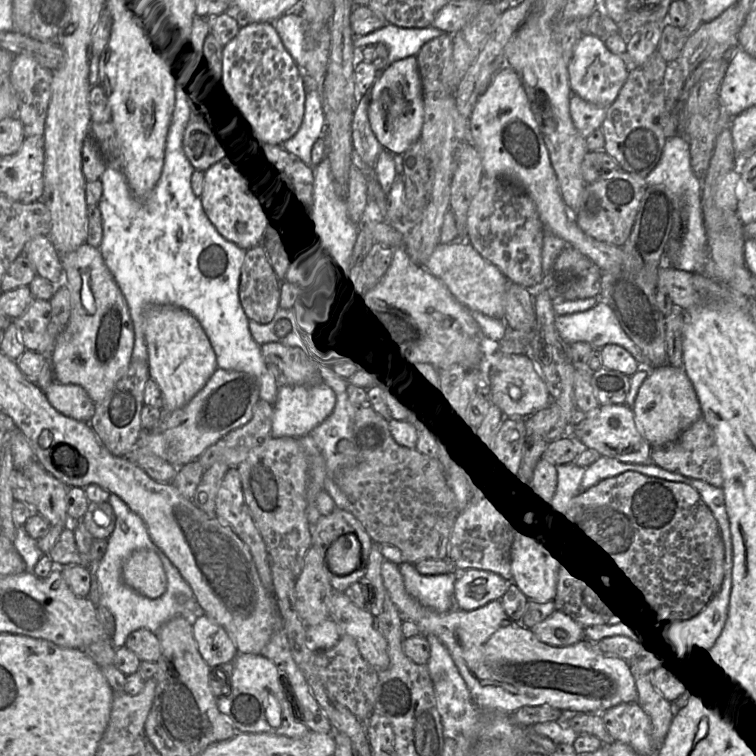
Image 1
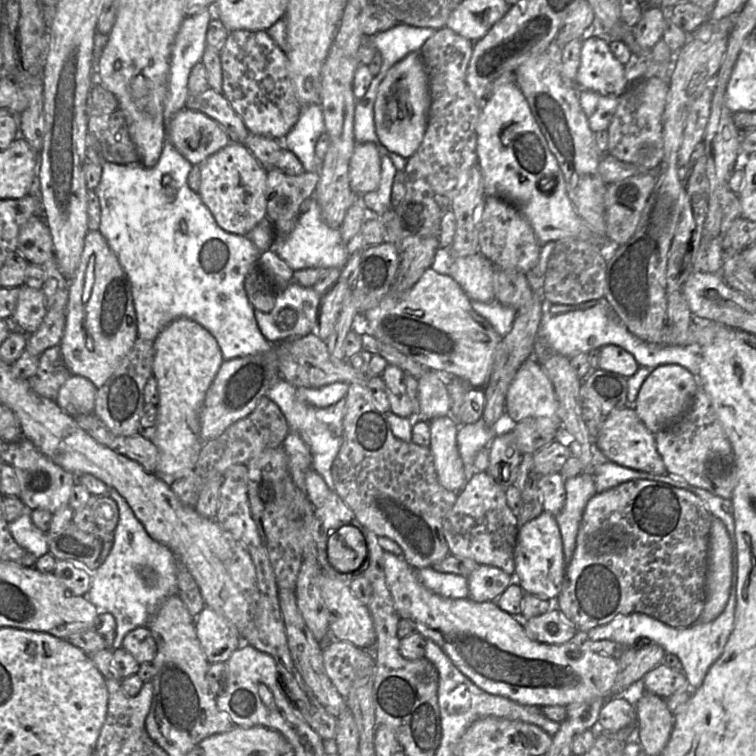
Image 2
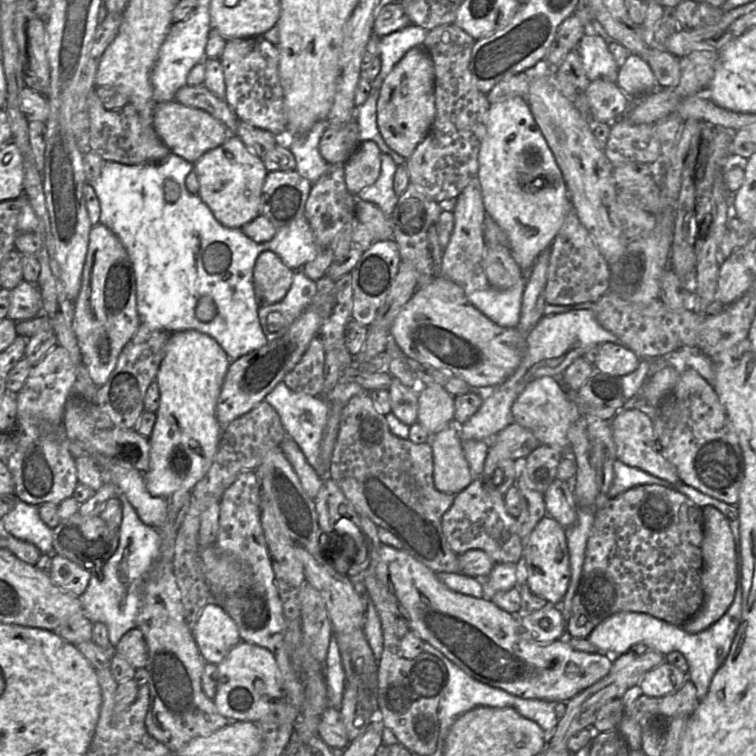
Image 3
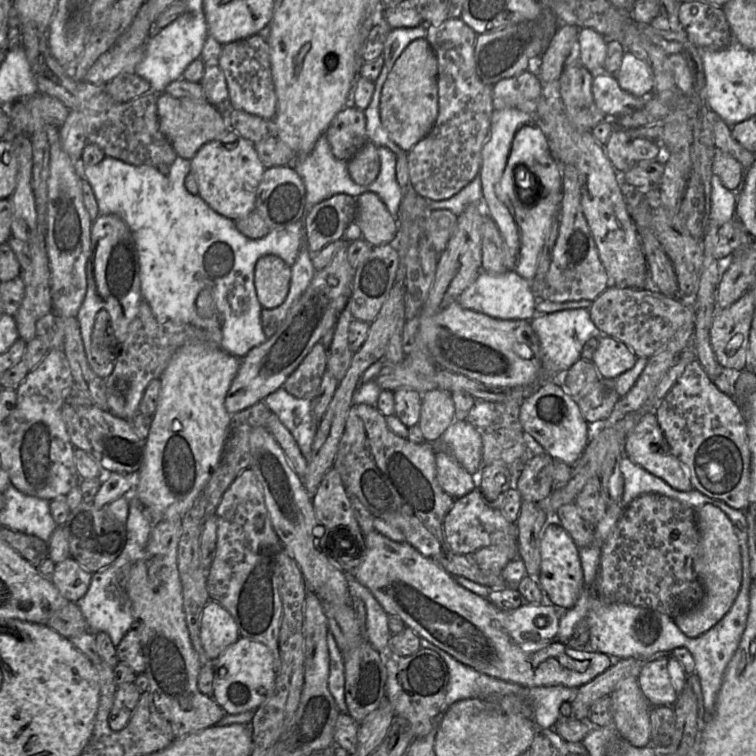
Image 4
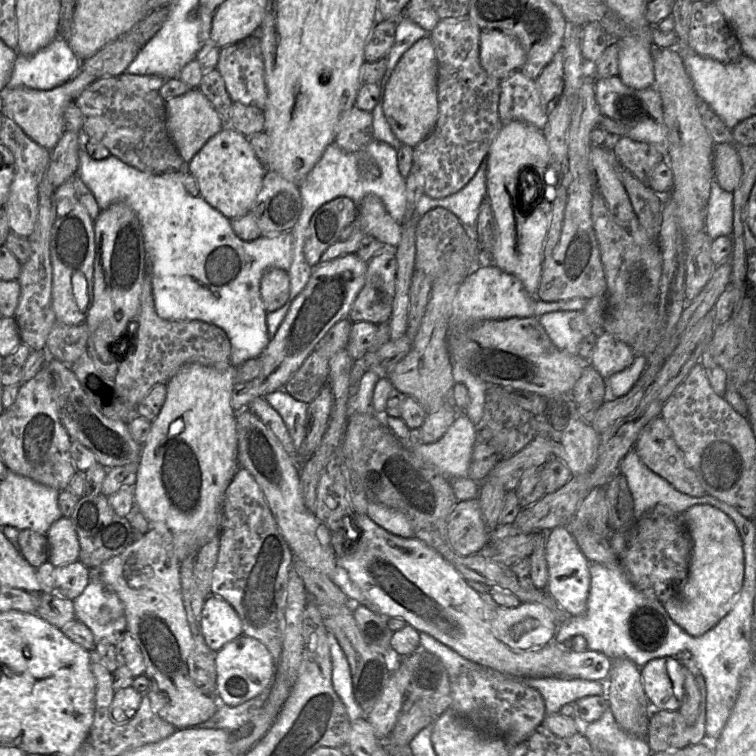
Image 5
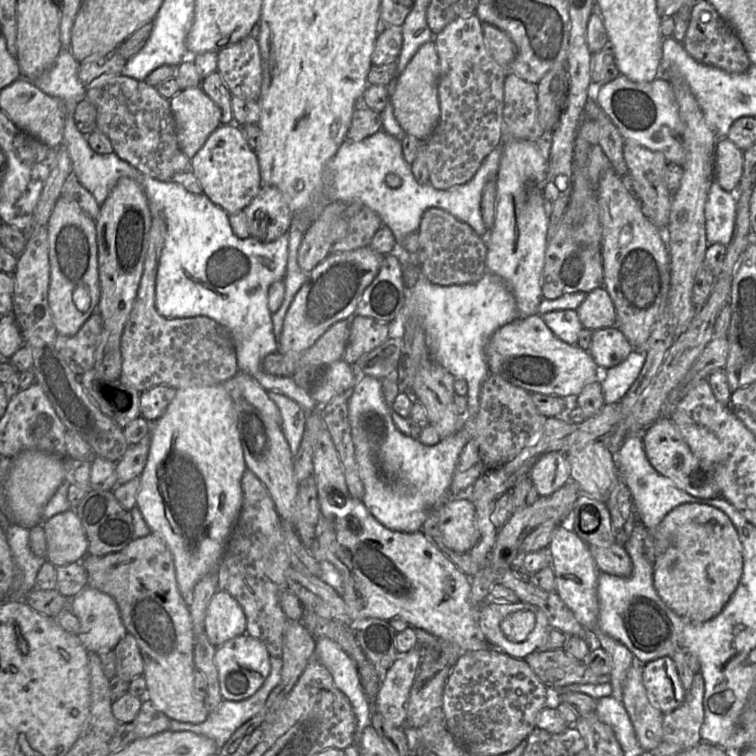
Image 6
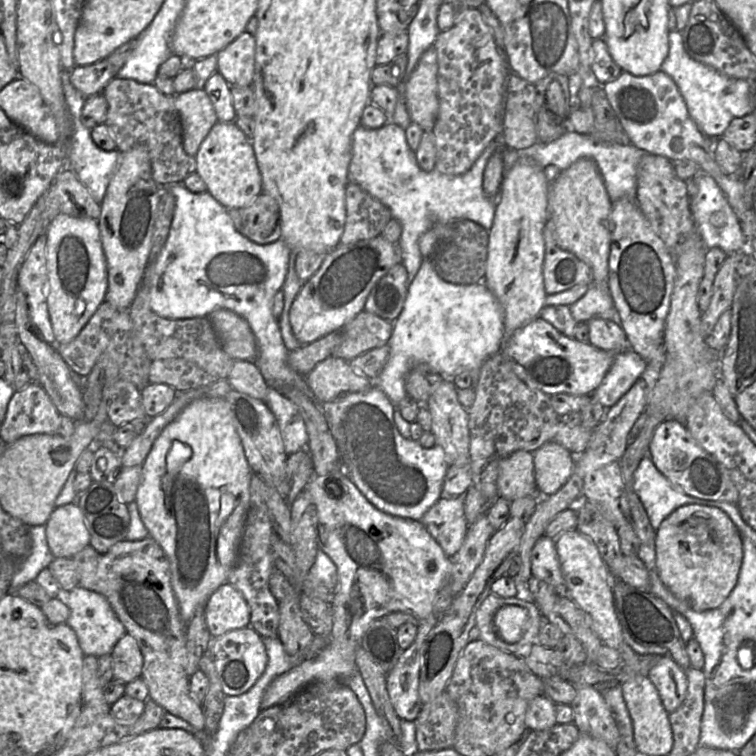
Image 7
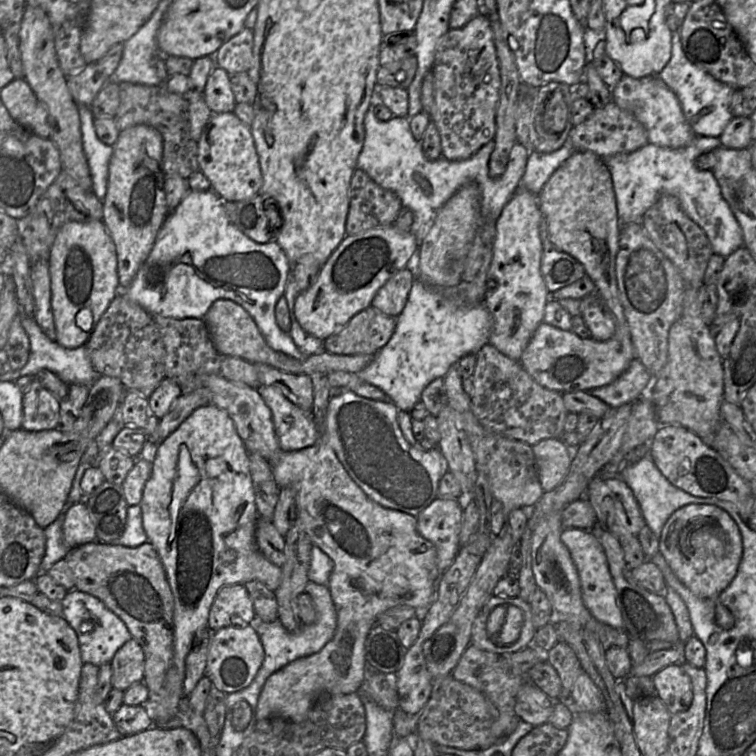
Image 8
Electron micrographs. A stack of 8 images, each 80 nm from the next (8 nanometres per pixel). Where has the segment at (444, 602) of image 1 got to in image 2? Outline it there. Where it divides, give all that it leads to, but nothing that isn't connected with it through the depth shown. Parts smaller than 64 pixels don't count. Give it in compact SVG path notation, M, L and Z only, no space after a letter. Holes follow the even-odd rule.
M431 567L416 570L422 584L432 592L447 598L468 598L467 577L454 573L437 572Z

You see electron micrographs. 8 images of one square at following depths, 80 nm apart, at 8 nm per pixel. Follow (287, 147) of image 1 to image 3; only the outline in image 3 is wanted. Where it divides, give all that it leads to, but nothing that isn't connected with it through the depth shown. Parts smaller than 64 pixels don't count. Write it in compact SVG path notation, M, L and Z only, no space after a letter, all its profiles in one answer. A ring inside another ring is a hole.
M320 120L303 137L290 138L285 132L280 139L295 157L296 172L312 183L315 183L329 169L329 164L319 152L319 142L327 127L328 122Z

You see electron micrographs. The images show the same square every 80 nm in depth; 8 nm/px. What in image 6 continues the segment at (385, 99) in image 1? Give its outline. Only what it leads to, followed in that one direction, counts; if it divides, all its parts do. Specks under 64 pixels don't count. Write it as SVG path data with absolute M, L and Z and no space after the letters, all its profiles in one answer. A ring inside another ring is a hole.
M433 41L421 45L396 79L388 84L389 102L394 116L406 134L426 141L433 133L440 120L438 97L439 57Z

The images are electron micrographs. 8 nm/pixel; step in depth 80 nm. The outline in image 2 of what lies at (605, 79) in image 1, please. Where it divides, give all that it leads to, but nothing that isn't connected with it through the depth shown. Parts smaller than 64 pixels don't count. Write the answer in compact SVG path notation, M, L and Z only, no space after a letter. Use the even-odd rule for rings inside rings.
M585 35L581 40L580 65L576 76L578 88L620 97L629 86L625 65L616 59L604 39Z

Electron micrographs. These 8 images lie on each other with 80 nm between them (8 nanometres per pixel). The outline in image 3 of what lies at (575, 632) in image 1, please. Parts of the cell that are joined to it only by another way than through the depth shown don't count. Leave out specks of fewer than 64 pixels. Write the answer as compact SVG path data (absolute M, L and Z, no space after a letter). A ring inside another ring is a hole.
M548 604L540 610L516 615L522 633L536 643L550 643L566 636L567 622L558 606Z

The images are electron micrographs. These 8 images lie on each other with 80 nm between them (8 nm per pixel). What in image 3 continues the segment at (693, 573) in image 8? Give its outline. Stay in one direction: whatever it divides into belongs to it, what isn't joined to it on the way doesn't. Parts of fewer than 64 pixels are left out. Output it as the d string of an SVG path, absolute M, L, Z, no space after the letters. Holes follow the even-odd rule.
M712 506L703 507L704 538L701 545L702 573L701 582L704 601L701 609L682 628L691 634L699 633L716 621L728 610L733 602L737 585L737 563L734 537L727 518Z

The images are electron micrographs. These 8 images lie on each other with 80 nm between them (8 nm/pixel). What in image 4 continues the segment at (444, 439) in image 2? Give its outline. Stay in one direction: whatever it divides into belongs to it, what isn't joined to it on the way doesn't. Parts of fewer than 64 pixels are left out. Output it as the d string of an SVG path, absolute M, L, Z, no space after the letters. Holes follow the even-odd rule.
M437 452L435 461L438 483L453 498L461 498L478 487L477 476L471 475L451 455Z

